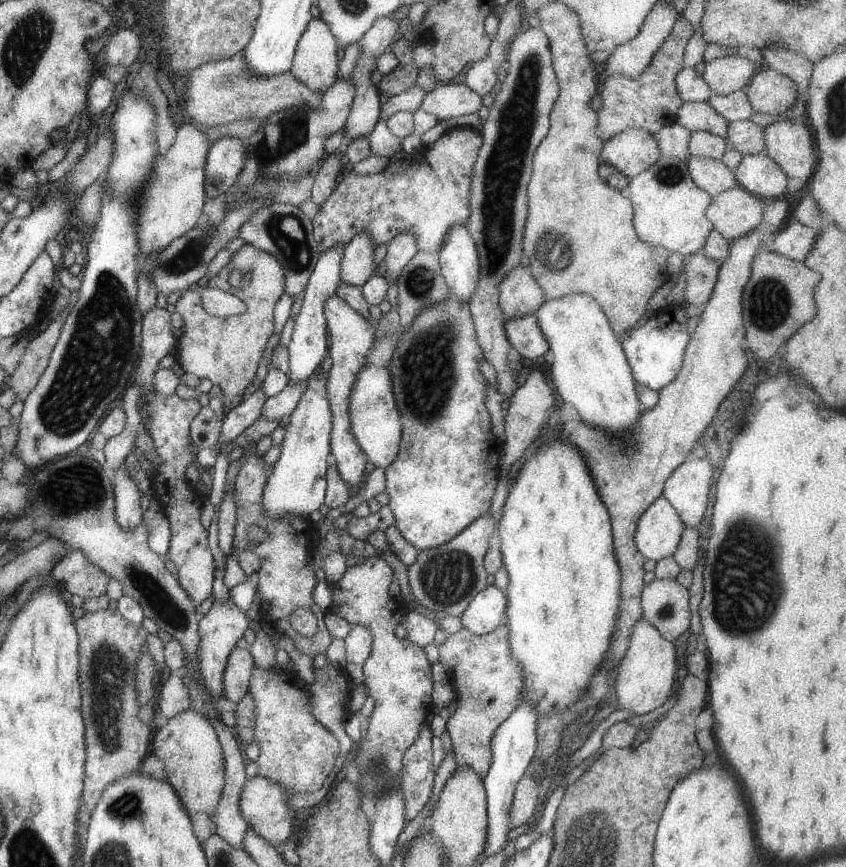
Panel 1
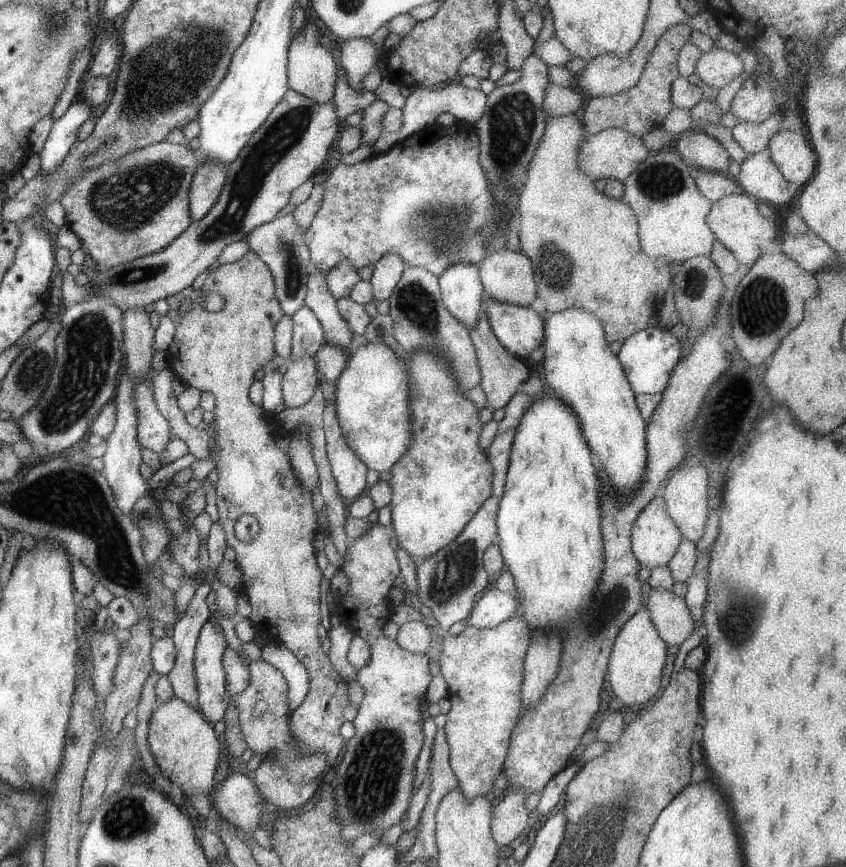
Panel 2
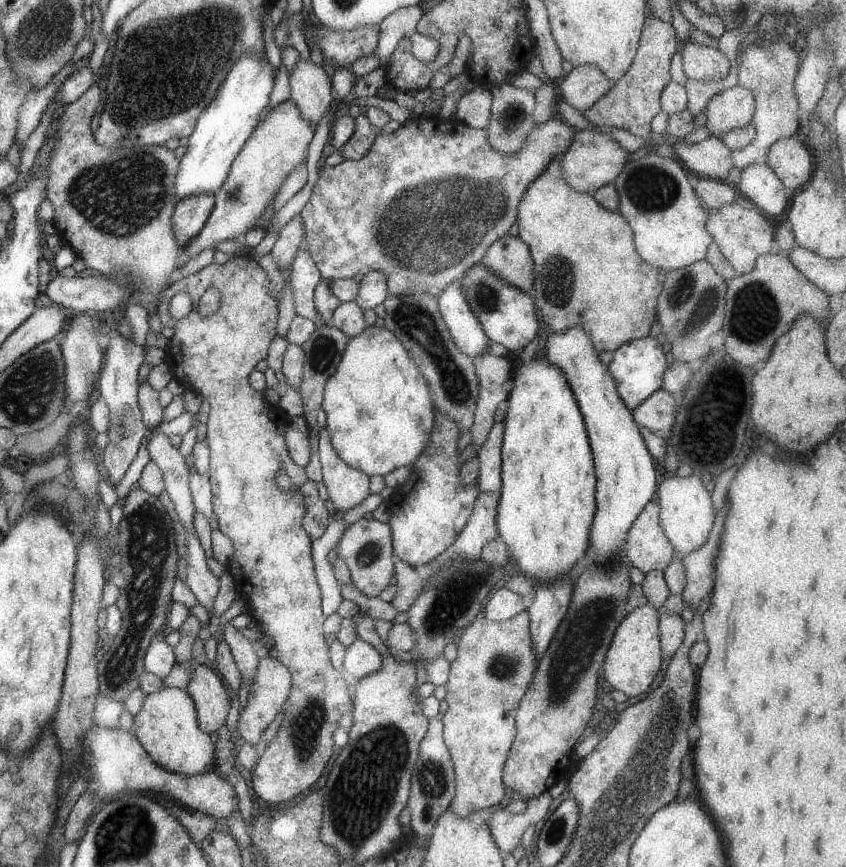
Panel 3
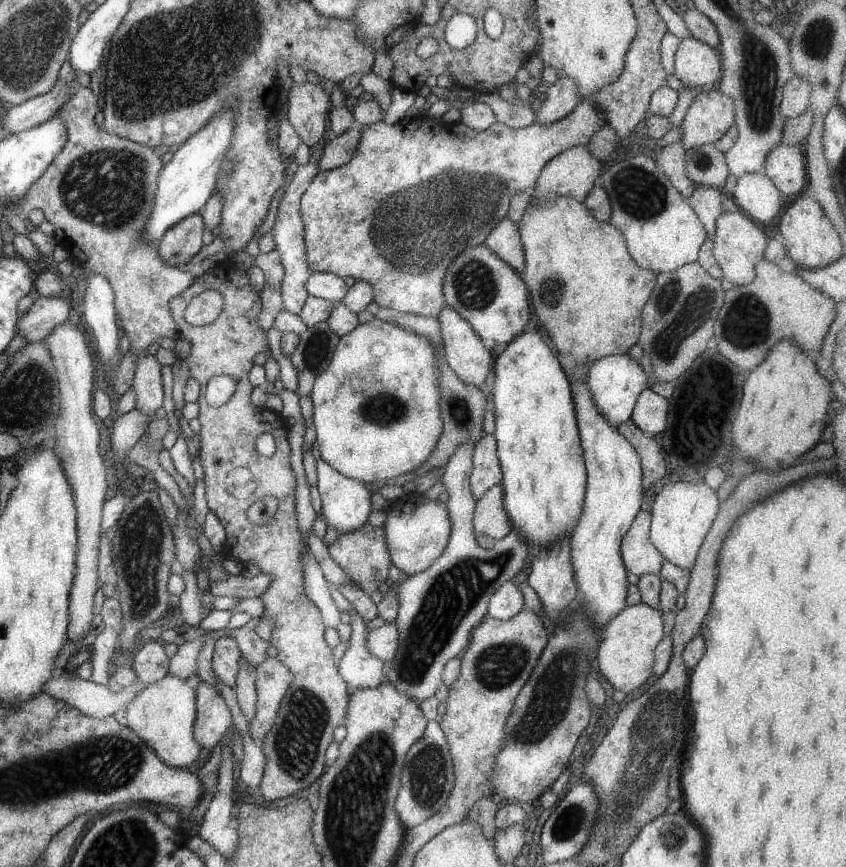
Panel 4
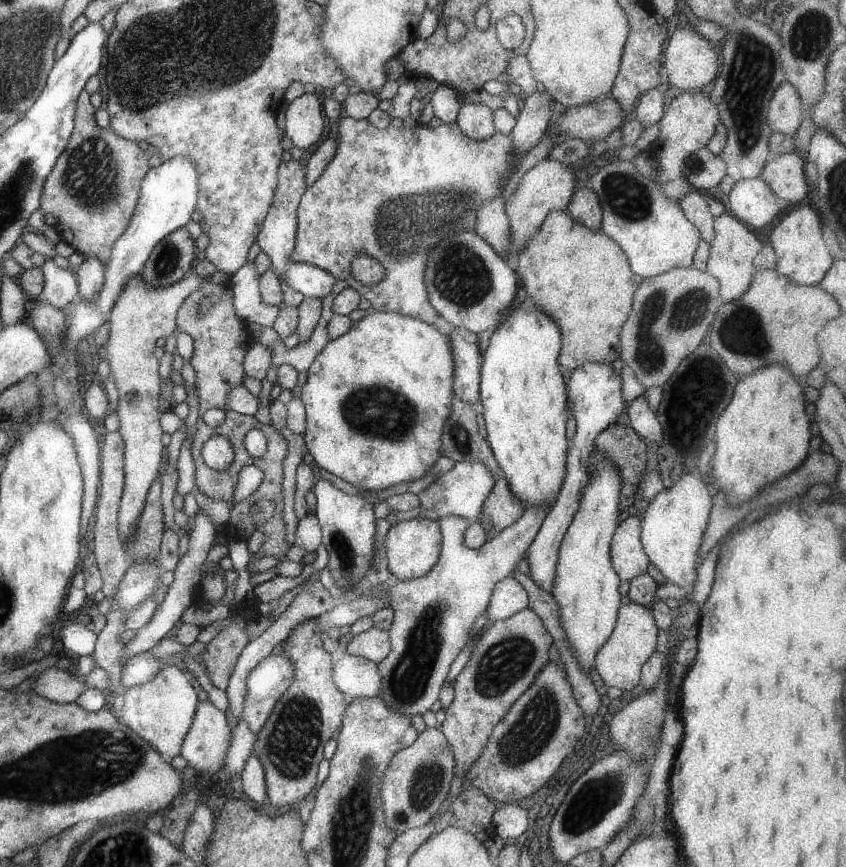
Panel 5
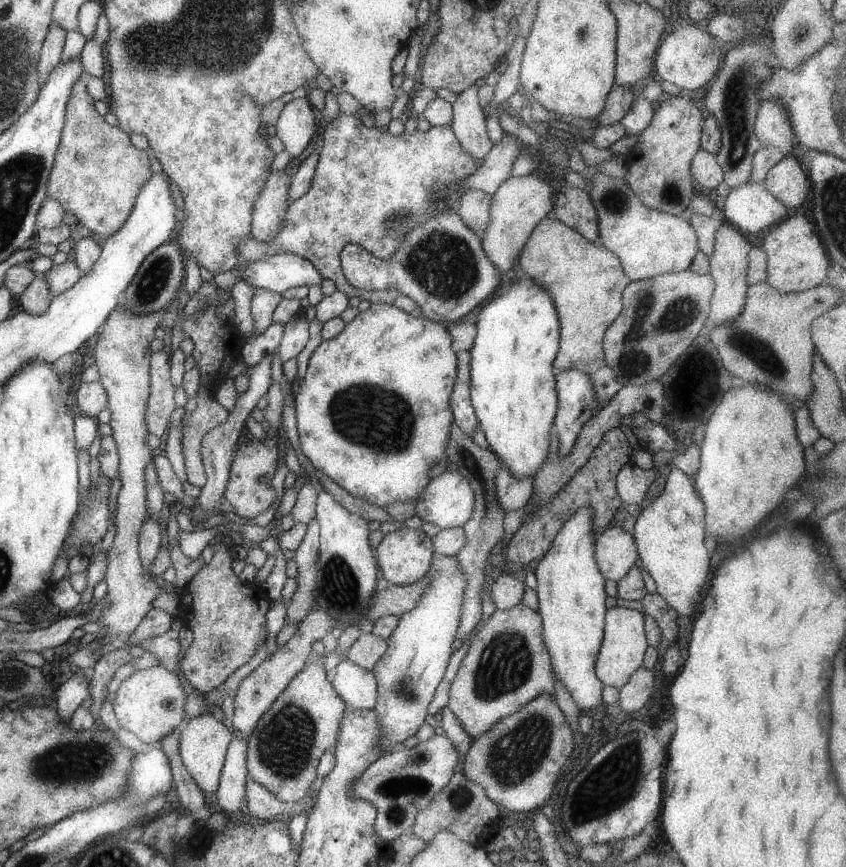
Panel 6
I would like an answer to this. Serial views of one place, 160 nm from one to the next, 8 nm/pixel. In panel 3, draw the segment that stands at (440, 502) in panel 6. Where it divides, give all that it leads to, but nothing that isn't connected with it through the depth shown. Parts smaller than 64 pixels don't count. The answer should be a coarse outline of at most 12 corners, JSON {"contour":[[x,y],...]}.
{"contour":[[504,422],[477,451],[478,492],[499,491]]}

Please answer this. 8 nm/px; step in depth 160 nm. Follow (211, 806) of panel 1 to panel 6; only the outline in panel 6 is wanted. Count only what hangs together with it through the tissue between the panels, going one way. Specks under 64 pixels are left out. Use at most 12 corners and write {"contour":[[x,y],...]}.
{"contour":[[163,665],[117,687],[119,727],[147,747],[184,720],[186,694]]}

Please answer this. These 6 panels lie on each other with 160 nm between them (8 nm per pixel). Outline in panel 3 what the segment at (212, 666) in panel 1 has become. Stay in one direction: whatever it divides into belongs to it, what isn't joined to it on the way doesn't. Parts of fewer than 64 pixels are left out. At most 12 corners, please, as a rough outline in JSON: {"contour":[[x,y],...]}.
{"contour":[[191,659],[186,687],[197,724],[211,734],[229,710],[214,669]]}

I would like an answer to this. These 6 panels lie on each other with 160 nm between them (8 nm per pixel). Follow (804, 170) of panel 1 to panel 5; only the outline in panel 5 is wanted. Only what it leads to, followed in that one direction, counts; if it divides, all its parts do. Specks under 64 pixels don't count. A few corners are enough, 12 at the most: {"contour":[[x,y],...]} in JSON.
{"contour":[[797,150],[765,162],[759,177],[784,204],[809,188]]}

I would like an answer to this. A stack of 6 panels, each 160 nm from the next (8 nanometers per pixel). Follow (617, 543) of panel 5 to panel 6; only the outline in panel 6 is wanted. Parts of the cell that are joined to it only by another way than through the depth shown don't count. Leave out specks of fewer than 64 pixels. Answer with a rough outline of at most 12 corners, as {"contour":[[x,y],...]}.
{"contour":[[619,526],[594,538],[594,562],[617,582],[635,564],[633,535]]}

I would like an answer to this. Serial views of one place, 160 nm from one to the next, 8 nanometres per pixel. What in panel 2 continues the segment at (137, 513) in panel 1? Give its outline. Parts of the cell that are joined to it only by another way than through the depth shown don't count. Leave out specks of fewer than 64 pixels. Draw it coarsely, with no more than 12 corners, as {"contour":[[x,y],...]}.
{"contour":[[119,374],[113,430],[101,456],[117,508],[151,496],[141,447],[131,377]]}

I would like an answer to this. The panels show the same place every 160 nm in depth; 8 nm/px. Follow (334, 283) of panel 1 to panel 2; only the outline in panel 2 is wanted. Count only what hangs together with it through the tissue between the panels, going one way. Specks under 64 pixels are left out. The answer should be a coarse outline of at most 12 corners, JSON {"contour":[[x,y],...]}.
{"contour":[[305,306],[292,318],[289,361],[313,358],[326,342],[321,323]]}

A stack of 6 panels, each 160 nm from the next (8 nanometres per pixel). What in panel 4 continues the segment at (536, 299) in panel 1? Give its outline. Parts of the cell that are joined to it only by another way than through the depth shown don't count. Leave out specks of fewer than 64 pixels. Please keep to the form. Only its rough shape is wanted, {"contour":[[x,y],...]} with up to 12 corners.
{"contour":[[501,219],[484,245],[517,274],[524,254],[517,224]]}

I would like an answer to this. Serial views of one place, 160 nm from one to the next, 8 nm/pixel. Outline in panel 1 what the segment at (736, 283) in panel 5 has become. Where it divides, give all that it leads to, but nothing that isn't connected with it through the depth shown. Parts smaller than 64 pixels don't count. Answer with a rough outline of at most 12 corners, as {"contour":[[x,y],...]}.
{"contour":[[735,186],[705,216],[723,238],[763,226],[759,197]]}

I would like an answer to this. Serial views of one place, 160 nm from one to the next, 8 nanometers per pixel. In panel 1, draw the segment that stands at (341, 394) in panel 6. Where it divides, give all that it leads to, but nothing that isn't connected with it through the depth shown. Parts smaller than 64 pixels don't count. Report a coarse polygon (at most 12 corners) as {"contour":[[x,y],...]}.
{"contour":[[365,362],[348,400],[367,462],[397,457],[400,415],[389,366]]}

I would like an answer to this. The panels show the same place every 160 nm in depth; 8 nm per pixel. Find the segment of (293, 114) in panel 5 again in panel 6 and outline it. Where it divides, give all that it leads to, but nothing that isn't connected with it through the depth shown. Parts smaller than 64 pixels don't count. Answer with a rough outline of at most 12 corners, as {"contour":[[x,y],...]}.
{"contour":[[303,97],[283,105],[269,132],[294,158],[318,120]]}

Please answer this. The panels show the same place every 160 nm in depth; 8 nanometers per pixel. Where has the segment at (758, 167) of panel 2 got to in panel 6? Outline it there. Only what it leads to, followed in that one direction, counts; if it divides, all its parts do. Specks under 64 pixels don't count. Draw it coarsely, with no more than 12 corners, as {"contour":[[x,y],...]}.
{"contour":[[762,183],[730,188],[719,202],[743,235],[790,213]]}

